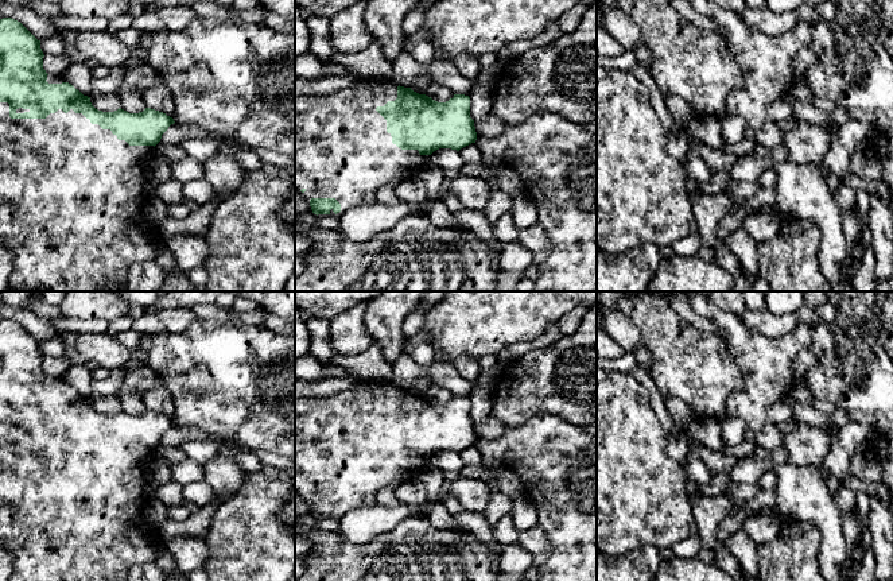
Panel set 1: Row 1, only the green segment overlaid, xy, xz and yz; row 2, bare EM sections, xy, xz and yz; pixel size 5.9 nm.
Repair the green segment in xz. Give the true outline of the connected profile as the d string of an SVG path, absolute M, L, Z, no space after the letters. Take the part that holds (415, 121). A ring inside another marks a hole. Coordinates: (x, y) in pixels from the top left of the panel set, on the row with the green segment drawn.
M360 80L350 88L330 96L295 97L295 190L310 202L314 214L341 214L352 208L376 202L380 187L396 186L415 177L427 164L431 154L439 148L461 148L475 143L477 132L470 117L470 97L454 94L446 102L438 102L411 88L397 86L392 81Z

